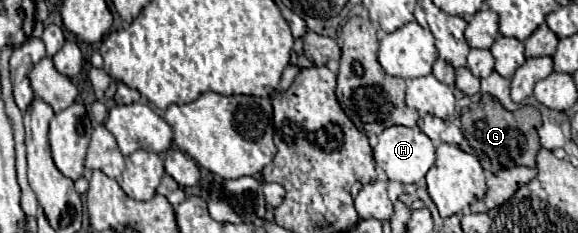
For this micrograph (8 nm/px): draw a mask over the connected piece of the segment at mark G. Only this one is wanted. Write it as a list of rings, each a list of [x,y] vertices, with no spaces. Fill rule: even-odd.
[[[481,95],[481,101],[469,109],[469,113],[461,115],[461,129],[479,157],[481,165],[487,171],[501,171],[503,167],[527,165],[535,167],[539,145],[537,129],[541,125],[541,113],[535,107],[521,107],[515,113],[507,111],[495,97]]]

